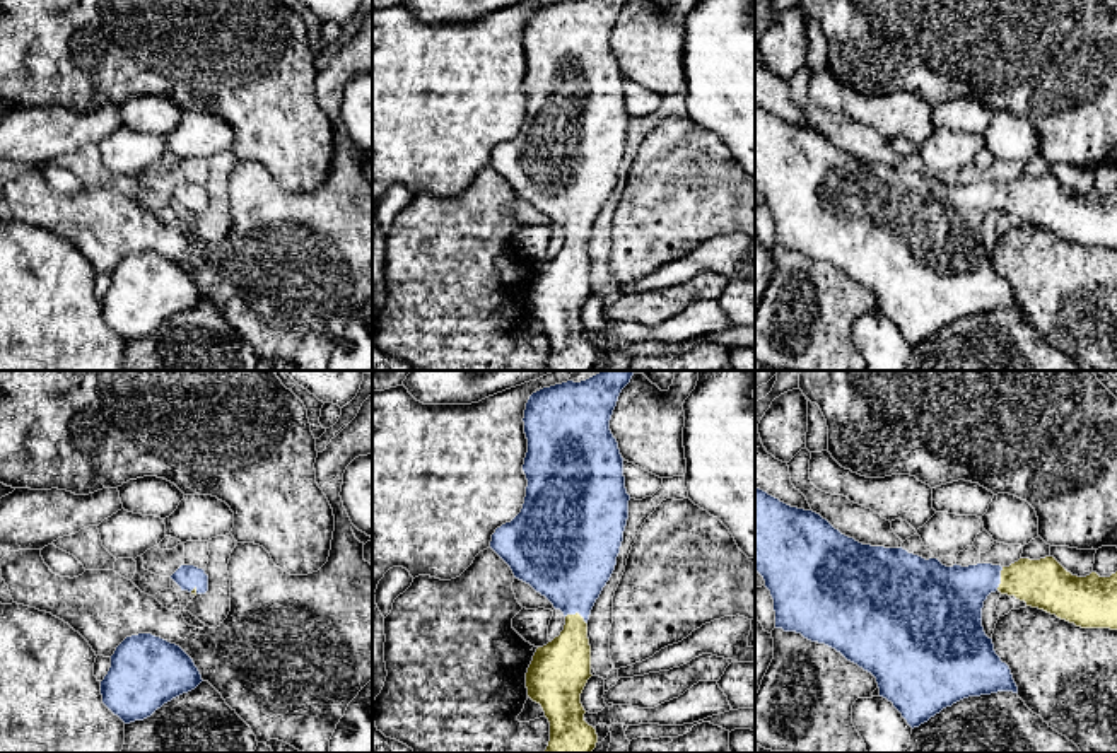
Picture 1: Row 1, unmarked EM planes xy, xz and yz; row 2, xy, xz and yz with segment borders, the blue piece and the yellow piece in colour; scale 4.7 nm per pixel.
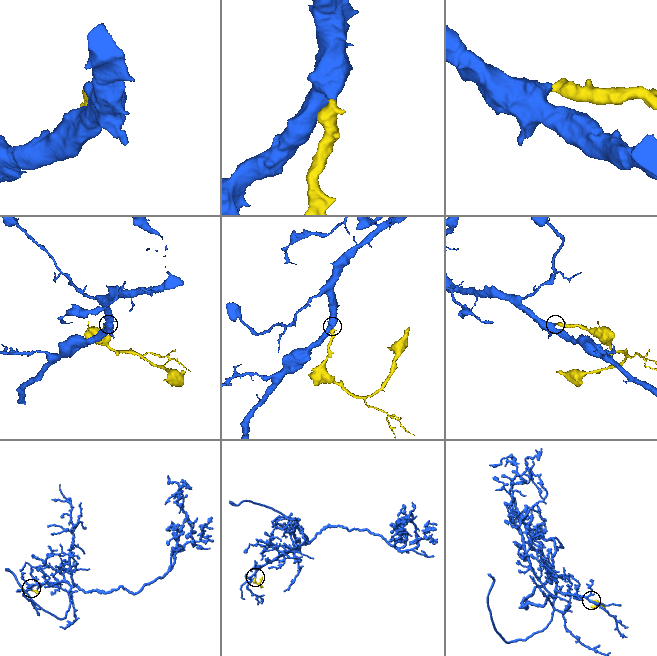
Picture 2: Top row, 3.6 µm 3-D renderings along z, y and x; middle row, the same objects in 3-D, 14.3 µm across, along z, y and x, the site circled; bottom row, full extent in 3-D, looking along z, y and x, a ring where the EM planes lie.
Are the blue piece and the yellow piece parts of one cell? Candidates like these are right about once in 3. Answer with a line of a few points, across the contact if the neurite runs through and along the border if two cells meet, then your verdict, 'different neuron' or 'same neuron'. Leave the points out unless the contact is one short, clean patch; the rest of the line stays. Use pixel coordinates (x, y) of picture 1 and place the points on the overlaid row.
line xz (569, 560), (578, 612), (571, 653), (564, 663); same neuron

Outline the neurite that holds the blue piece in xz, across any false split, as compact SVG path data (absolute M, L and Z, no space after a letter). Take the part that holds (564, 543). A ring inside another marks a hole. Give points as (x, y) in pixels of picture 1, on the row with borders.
M601 371L581 381L567 381L533 393L524 410L528 452L523 471L528 480L521 512L492 534L490 548L565 616L564 630L538 647L526 673L528 697L540 703L550 722L543 753L591 753L598 734L584 721L581 693L591 674L588 620L610 581L629 519L623 458L610 430L610 420L632 371Z

